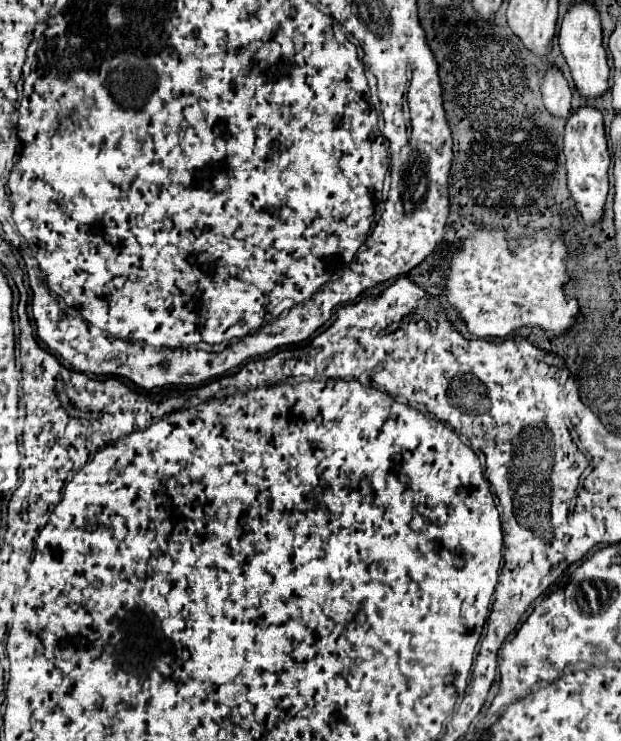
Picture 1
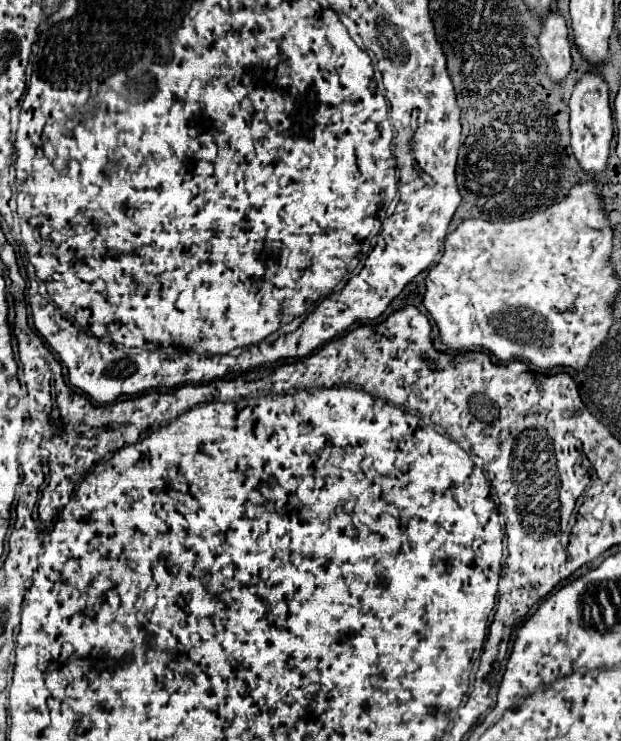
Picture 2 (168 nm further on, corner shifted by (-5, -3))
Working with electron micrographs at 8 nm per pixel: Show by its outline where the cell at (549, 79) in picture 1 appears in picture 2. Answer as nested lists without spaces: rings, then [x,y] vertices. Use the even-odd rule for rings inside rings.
[[[554,8],[546,14],[542,22],[542,32],[538,36],[540,52],[548,62],[548,74],[552,80],[562,82],[572,66],[570,58],[570,40],[568,40],[568,24],[564,16]]]

